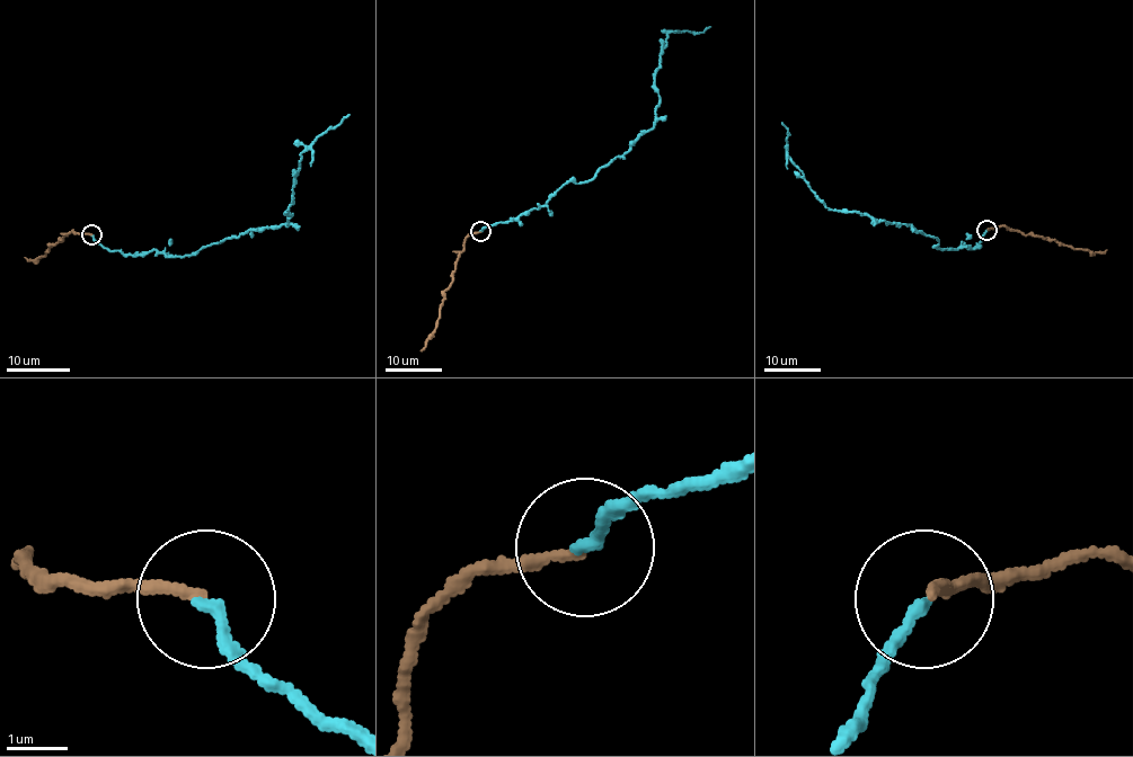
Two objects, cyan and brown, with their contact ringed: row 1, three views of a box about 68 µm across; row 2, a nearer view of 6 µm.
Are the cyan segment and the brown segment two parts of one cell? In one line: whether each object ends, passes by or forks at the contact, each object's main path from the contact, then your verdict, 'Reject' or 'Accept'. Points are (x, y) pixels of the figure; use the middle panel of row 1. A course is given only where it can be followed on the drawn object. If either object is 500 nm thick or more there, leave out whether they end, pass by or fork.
At the ring cyan ends. At the ring brown ends. Course of cyan: (480, 231), (621, 158), (653, 127), (654, 73), (670, 32), (710, 26). Course of brown: (480, 231), (470, 234), (463, 247), (452, 283), (444, 292), (437, 326), (421, 350). Accept

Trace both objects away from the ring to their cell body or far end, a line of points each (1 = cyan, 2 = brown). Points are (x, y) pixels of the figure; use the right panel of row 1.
1: (987, 230), (974, 248), (937, 248), (936, 238), (910, 225), (829, 210), (787, 156), (789, 132), (781, 123)
2: (987, 230), (1002, 225), (1081, 249), (1101, 252), (1106, 249)

